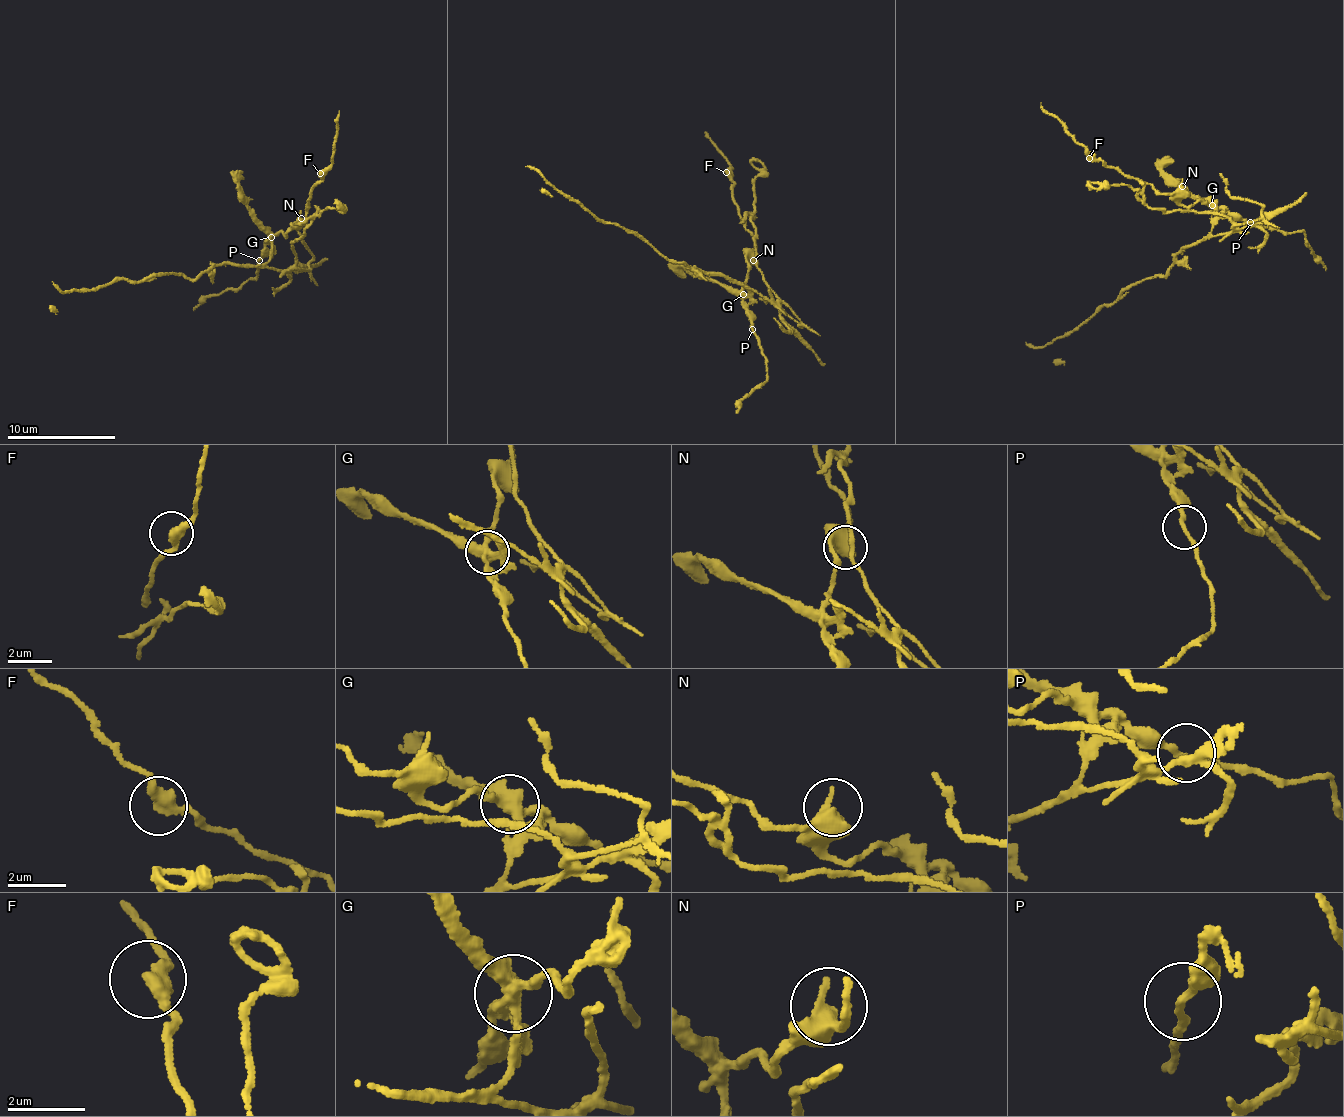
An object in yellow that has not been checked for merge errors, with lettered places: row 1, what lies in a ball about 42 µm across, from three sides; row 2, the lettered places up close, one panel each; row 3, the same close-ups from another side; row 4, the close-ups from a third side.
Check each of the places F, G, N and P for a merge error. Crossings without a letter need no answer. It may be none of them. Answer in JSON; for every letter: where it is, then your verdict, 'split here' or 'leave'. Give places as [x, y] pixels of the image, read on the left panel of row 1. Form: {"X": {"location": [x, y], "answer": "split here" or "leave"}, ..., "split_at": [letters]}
{"F": {"location": [320, 173], "answer": "leave"}, "G": {"location": [271, 237], "answer": "split here"}, "N": {"location": [301, 218], "answer": "leave"}, "P": {"location": [259, 260], "answer": "leave"}, "split_at": ["G"]}

